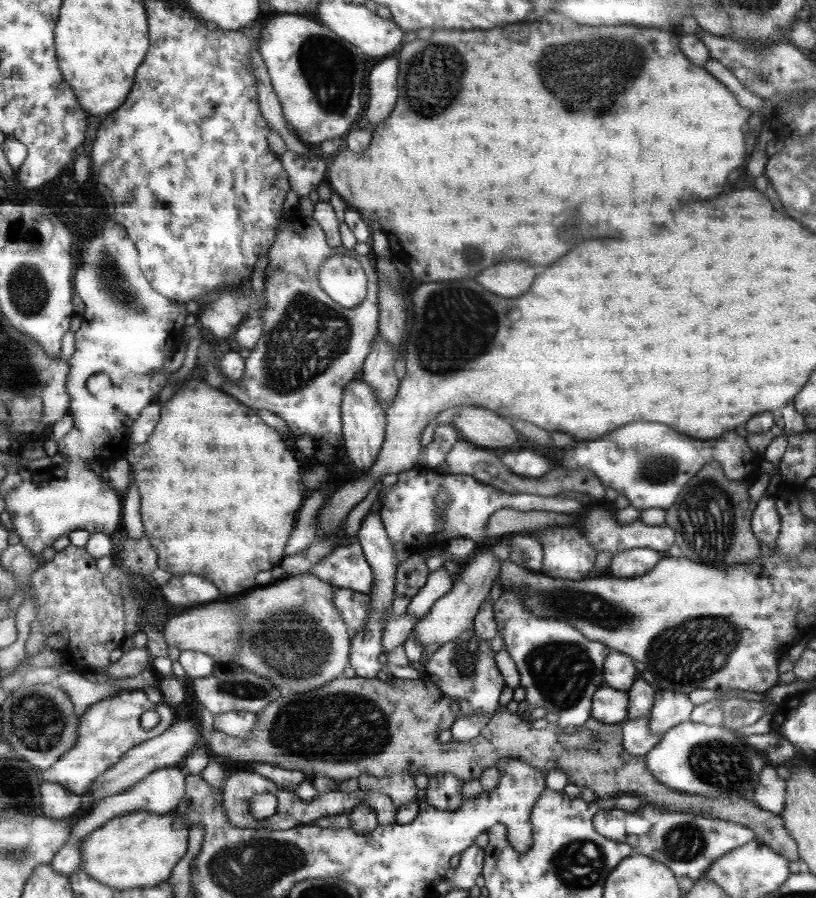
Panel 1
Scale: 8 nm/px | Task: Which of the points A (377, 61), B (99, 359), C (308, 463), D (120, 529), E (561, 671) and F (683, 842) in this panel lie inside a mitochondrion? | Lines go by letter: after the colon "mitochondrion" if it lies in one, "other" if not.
A: other
B: other
C: other
D: other
E: mitochondrion
F: mitochondrion

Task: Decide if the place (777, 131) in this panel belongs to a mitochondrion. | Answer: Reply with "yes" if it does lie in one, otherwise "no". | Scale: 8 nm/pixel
no

